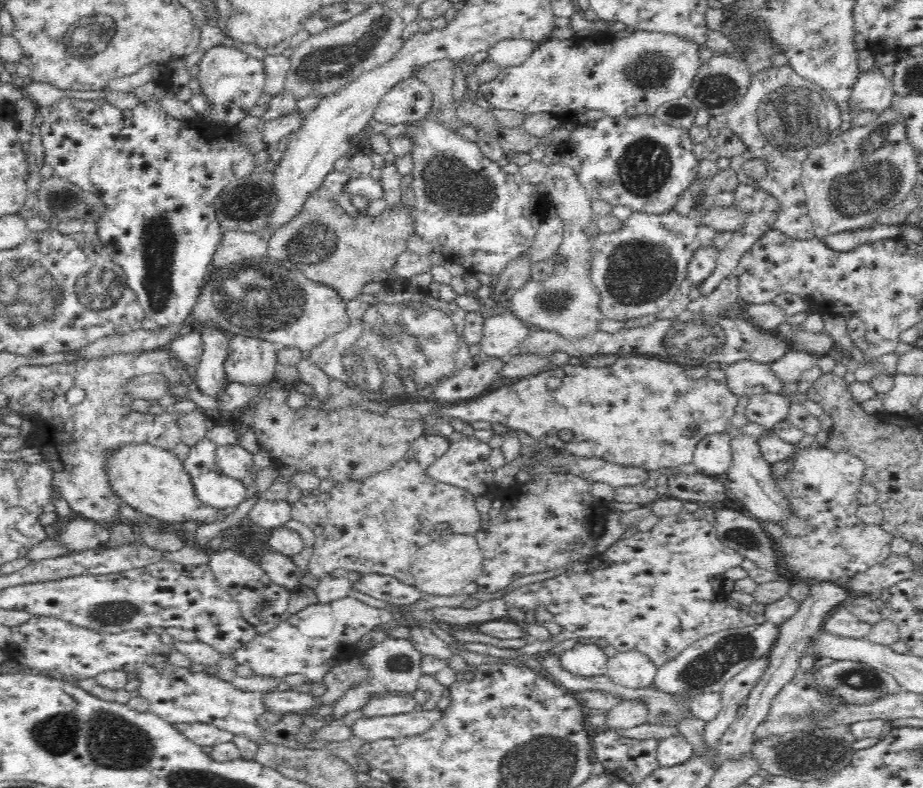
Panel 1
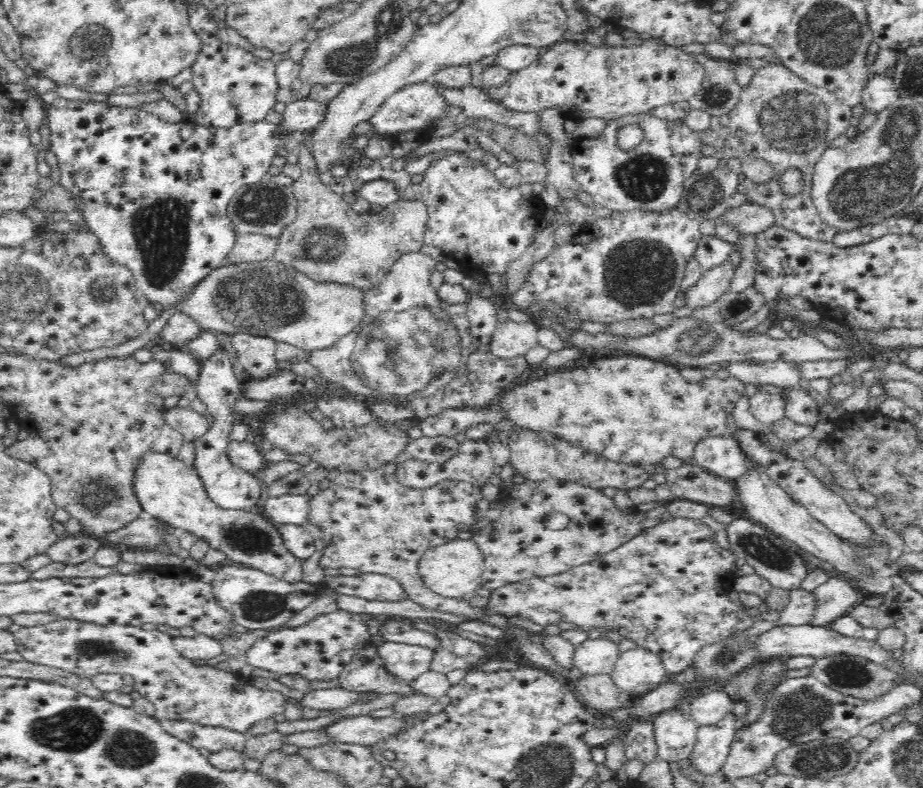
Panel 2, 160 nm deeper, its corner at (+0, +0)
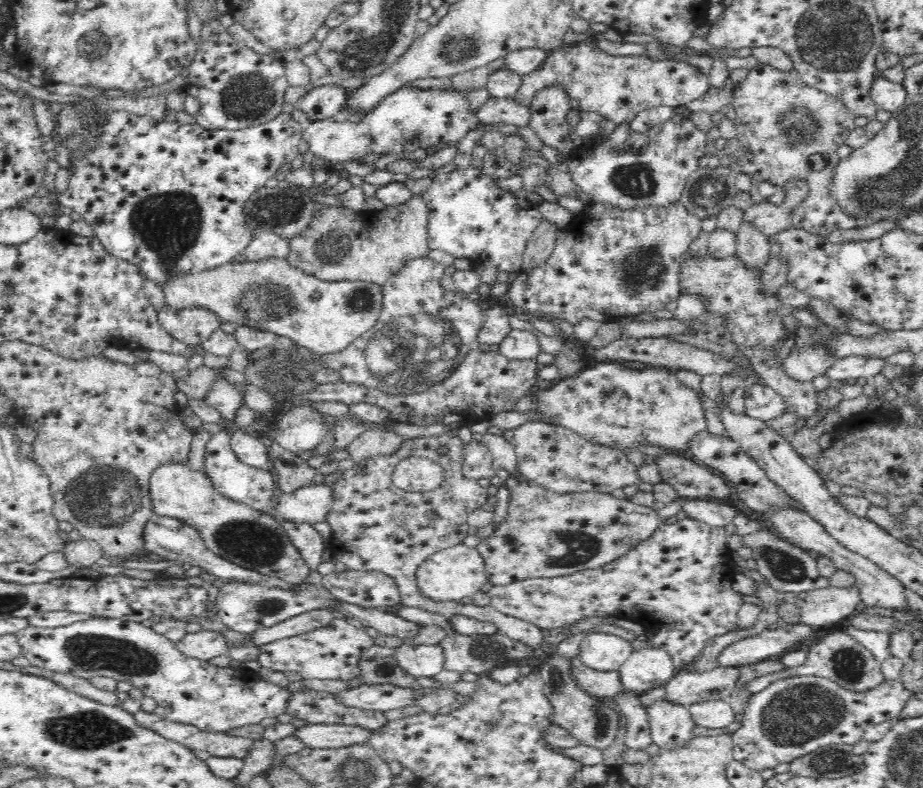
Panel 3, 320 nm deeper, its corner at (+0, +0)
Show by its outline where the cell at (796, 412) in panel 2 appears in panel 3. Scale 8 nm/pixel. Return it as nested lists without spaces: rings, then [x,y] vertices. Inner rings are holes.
[[[735,254],[724,260],[706,256],[702,262],[694,264],[689,263],[688,259],[682,274],[682,292],[706,296],[708,312],[729,314],[729,319],[723,326],[728,326],[733,335],[732,342],[751,362],[762,384],[770,386],[780,394],[785,402],[785,412],[797,416],[798,419],[812,418],[818,408],[821,408],[817,390],[812,381],[792,381],[782,371],[783,362],[778,362],[779,350],[775,346],[781,341],[787,341],[790,335],[783,324],[782,316],[778,314],[780,303],[776,295],[764,295],[759,290],[760,273],[746,270]]]

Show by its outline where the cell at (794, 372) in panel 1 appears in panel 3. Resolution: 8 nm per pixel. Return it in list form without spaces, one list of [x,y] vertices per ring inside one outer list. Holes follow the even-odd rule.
[[[850,355],[836,359],[832,366],[826,368],[824,377],[828,378],[829,381],[841,381],[843,383],[855,382],[857,379],[871,381],[886,364],[885,359]]]

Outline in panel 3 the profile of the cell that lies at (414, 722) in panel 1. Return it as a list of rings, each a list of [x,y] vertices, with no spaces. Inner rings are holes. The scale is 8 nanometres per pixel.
[[[308,723],[294,735],[308,747],[343,747],[368,743],[373,730],[362,725]]]

